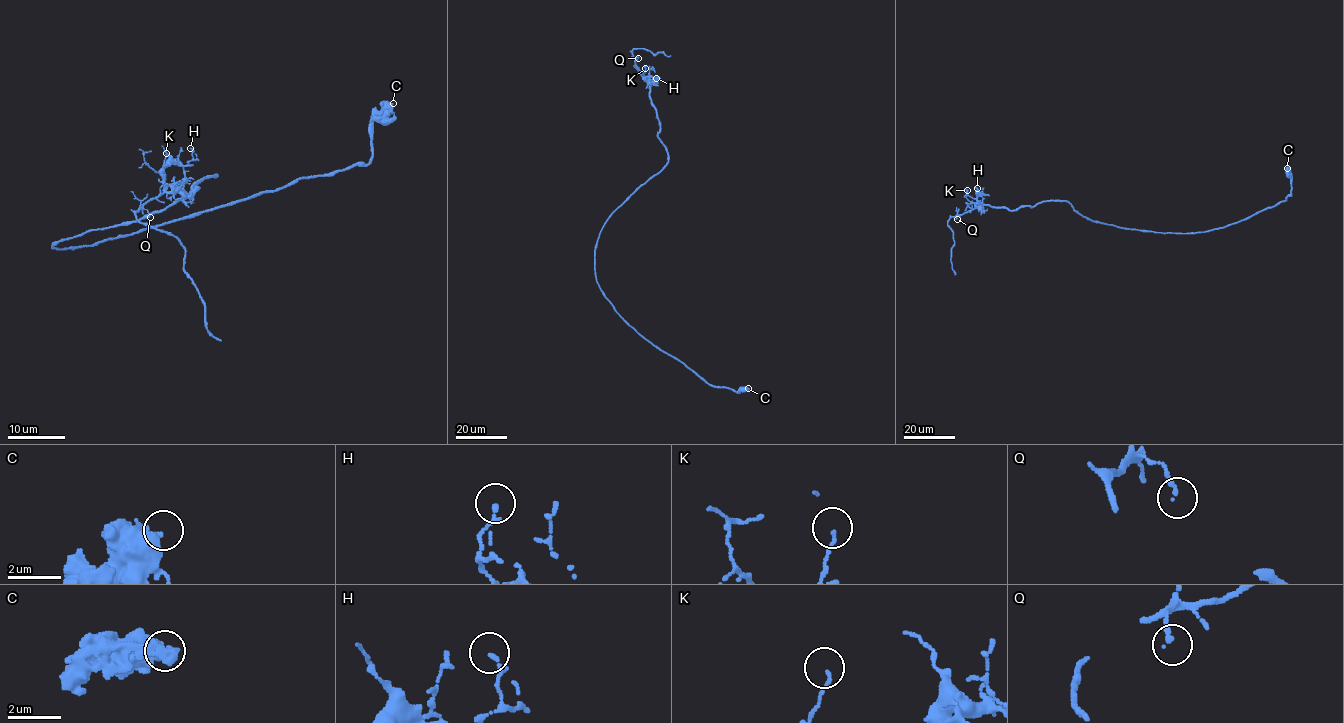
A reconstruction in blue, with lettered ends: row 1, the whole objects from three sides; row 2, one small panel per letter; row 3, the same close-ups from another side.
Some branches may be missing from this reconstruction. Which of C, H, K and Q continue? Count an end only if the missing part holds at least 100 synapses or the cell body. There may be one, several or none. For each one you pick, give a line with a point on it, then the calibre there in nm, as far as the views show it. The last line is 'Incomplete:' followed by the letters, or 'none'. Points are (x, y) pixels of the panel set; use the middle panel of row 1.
Incomplete: none

